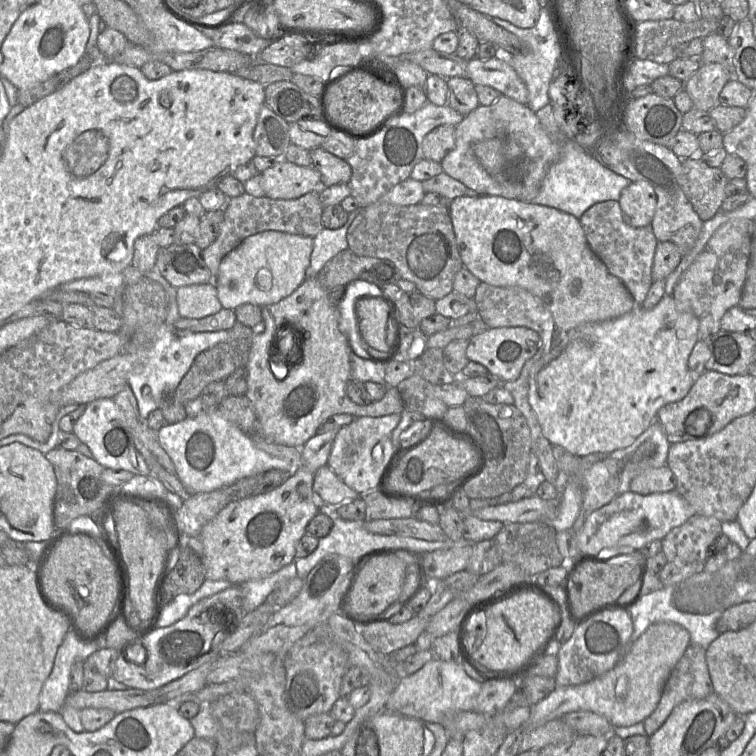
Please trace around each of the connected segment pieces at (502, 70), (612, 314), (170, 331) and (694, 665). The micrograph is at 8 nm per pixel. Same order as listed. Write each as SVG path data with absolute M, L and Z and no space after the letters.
M496 55L487 60L477 57L467 63L467 78L475 85L490 86L502 95L521 104L528 103L528 90L505 57Z
M494 195L457 197L449 202L448 209L463 266L481 282L499 287L520 287L540 298L551 312L559 332L564 333L586 323L614 319L634 309L635 303L630 292L617 277L609 272L606 265L590 249L580 220L575 216L552 207Z
M177 290L175 294L168 292L169 308L165 323L159 327L149 350L145 354L136 354L142 356L141 365L136 367L128 378L128 386L133 391L141 418L147 418L150 412L159 407L165 393L174 392L200 353L224 342L229 336L229 330L190 333L183 336L175 333L174 323L181 318L178 311Z
M690 643L681 659L675 665L663 689L656 709L643 721L647 736L658 730L671 714L672 710L682 702L700 700L714 693L706 661L706 649Z

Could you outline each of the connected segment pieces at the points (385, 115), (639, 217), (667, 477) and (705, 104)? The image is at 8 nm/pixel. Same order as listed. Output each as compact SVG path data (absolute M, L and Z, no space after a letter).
M354 72L335 82L327 91L324 105L328 119L355 134L366 134L397 114L400 93L364 72Z
M631 181L618 199L621 214L626 224L632 227L649 226L657 206L657 196L647 182Z
M665 465L641 472L630 483L630 491L649 495L676 490L676 478L671 469Z
M701 63L699 68L684 83L693 107L709 112L719 104L719 94L730 80L729 72L718 63Z

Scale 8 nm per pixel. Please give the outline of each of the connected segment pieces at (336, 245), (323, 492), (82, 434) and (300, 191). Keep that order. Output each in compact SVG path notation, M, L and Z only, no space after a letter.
M353 211L348 213L347 222L338 229L323 229L314 237L310 264L306 278L316 277L324 265L335 255L348 249L347 230L354 220Z
M327 465L320 467L314 473L313 491L317 500L329 506L339 506L360 495L348 487Z
M100 398L88 403L72 433L90 449L92 458L105 469L123 470L140 476L150 475L148 465L135 447L131 427L113 398Z
M285 160L260 175L265 196L275 200L296 199L322 188L317 169L313 166L301 167Z

